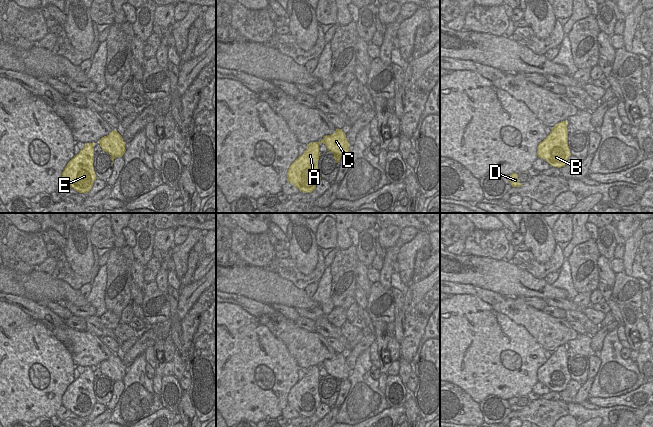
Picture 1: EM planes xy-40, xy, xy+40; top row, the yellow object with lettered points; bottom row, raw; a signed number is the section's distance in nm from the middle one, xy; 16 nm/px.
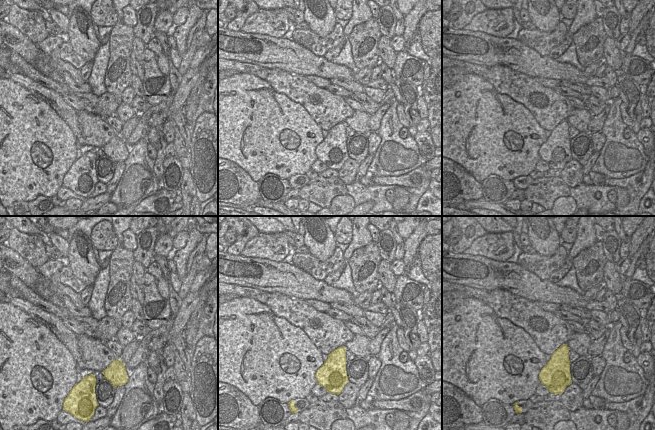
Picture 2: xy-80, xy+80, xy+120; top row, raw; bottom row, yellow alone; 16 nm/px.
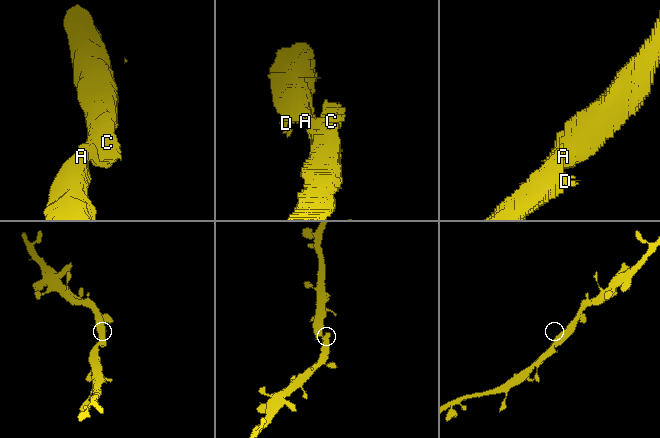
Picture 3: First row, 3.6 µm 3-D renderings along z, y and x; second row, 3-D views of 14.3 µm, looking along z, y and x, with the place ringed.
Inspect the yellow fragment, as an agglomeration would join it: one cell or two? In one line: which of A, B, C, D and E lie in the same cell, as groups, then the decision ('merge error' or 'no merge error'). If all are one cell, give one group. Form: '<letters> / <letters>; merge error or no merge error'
A B C D E; no merge error

